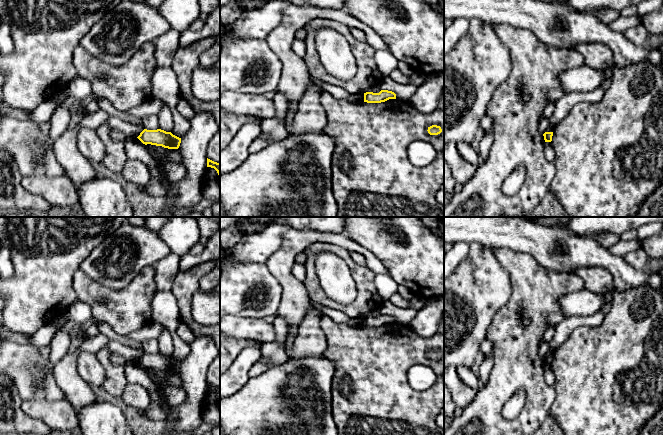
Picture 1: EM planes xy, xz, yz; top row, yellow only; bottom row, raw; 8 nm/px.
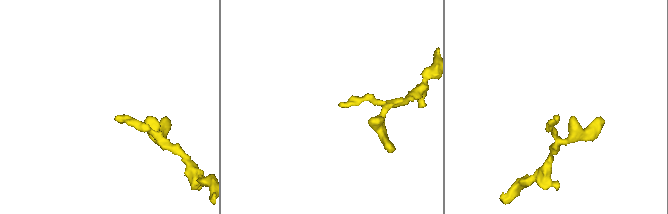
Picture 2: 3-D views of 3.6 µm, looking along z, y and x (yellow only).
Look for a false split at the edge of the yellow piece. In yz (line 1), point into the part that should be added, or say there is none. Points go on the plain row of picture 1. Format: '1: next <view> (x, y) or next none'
1: next none

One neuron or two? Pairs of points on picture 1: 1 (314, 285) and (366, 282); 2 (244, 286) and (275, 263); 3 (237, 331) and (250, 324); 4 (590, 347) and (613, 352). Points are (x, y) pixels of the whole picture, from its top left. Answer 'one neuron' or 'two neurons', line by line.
1: one neuron
2: two neurons
3: one neuron
4: one neuron

